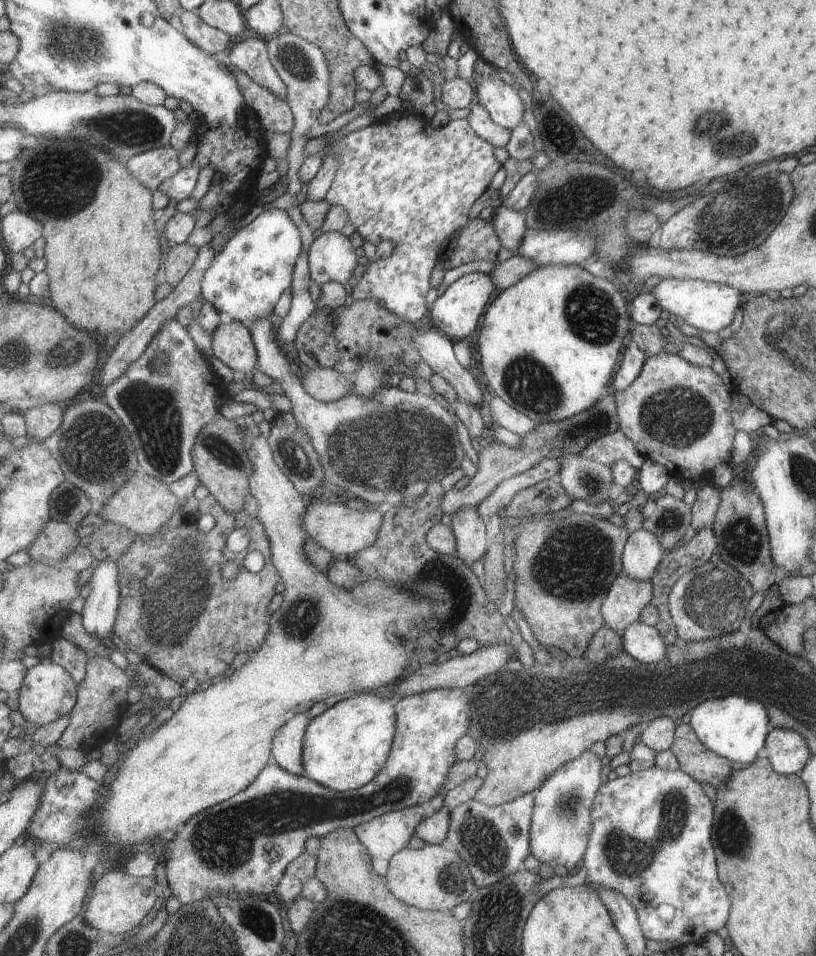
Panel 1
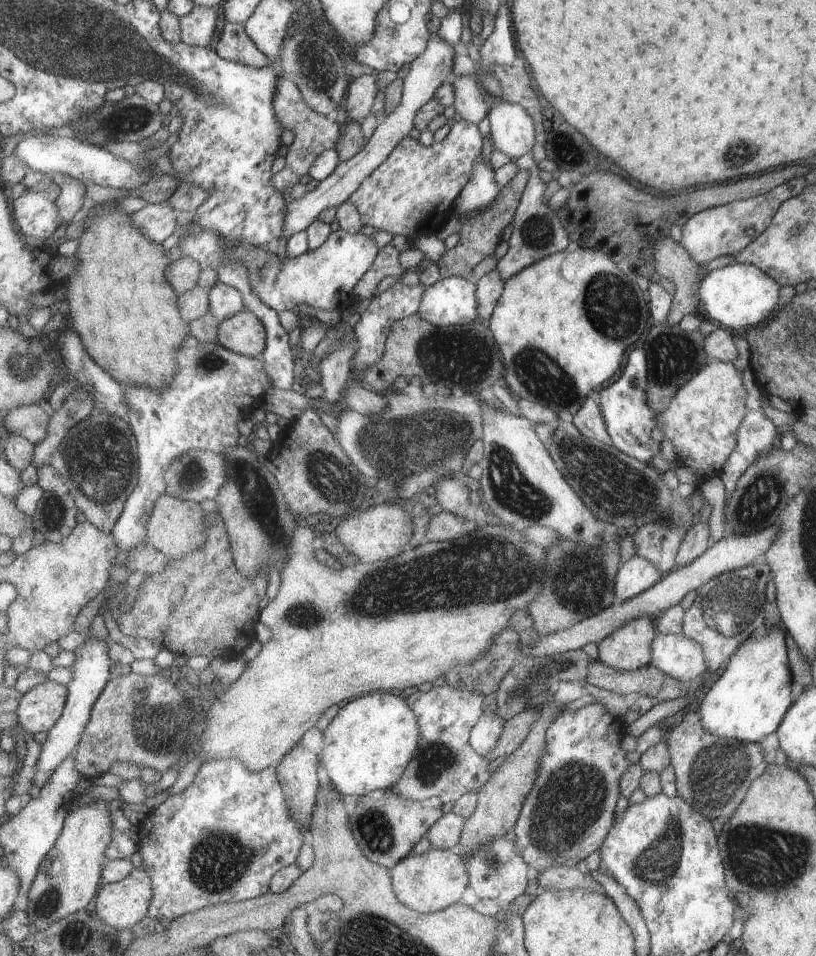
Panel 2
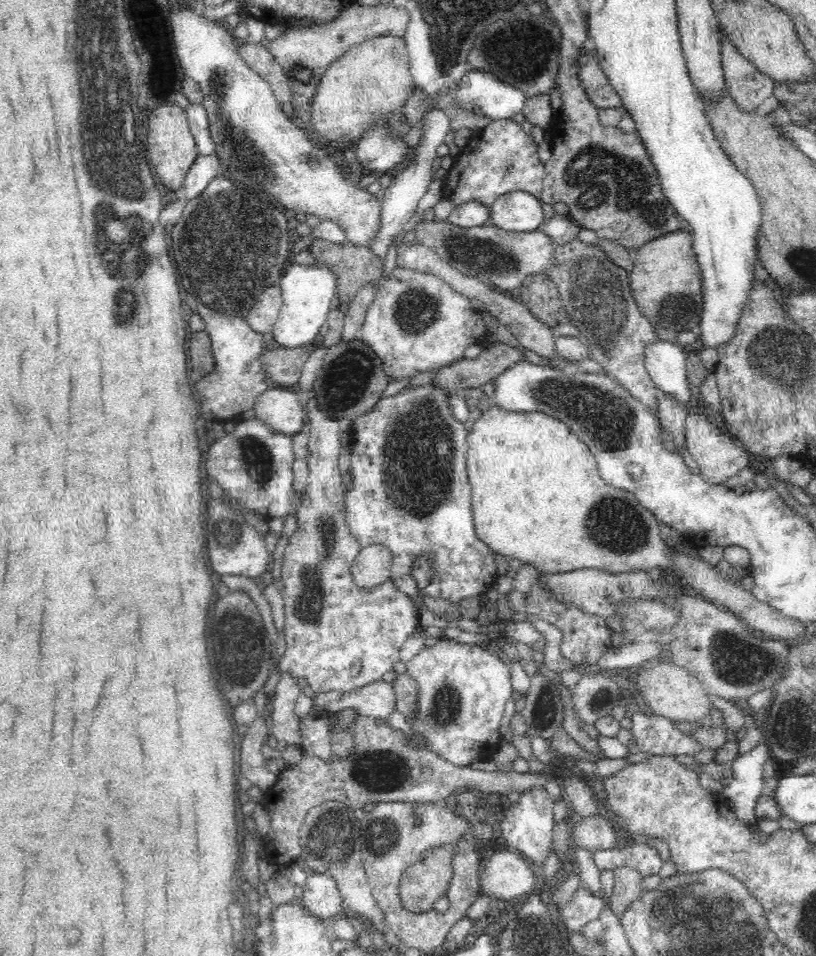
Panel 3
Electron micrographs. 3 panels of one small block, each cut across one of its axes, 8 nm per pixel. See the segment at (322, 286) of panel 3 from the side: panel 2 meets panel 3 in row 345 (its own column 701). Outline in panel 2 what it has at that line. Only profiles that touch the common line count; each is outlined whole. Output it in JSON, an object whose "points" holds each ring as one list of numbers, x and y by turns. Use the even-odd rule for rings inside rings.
{"points":[[733,264,725,266,713,272,707,272,701,278,699,284,699,300,701,300,701,310,699,316,709,322,717,322,729,332,741,334,747,328,753,328,761,324,763,318,769,314,777,312,777,294,779,294,779,284,759,270,757,266,751,264]]}

